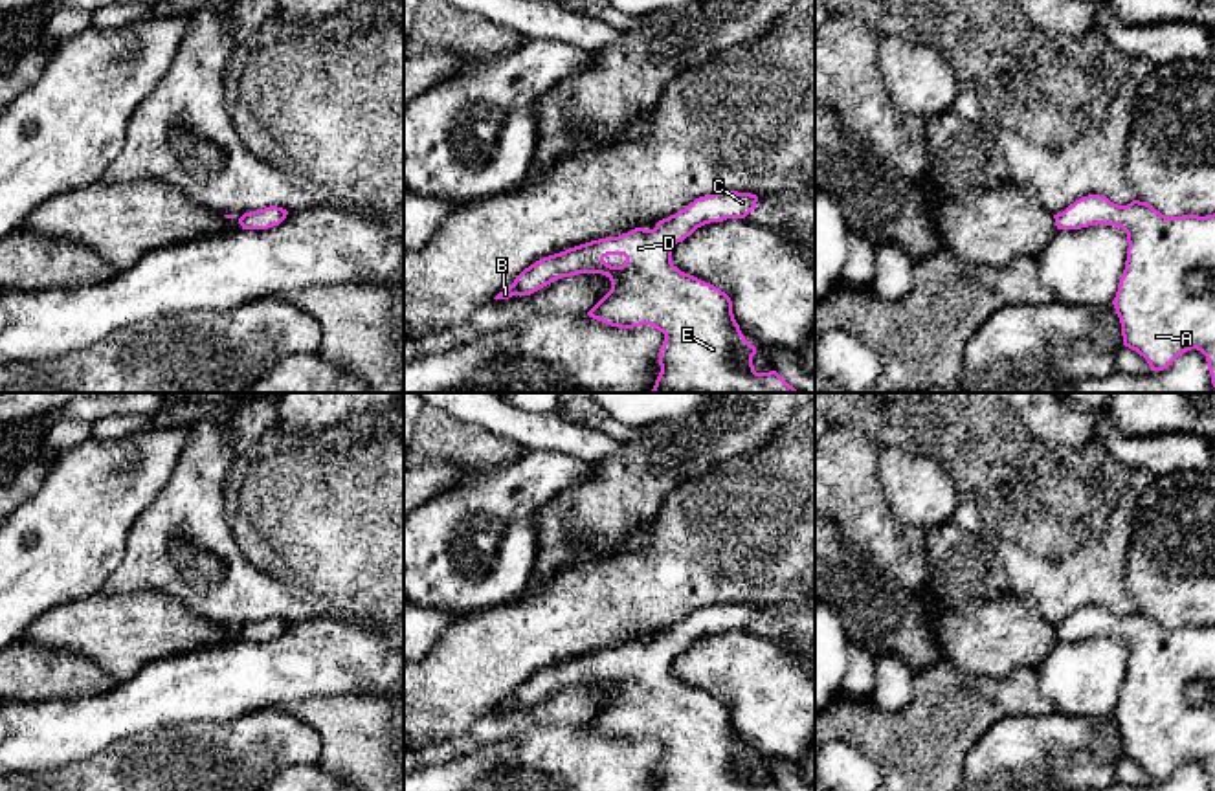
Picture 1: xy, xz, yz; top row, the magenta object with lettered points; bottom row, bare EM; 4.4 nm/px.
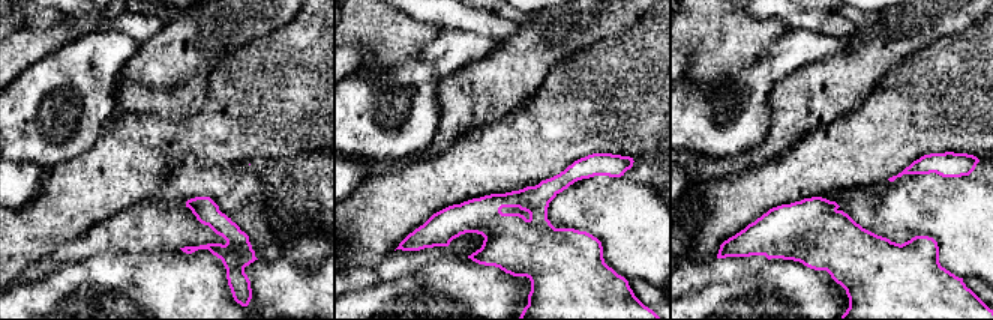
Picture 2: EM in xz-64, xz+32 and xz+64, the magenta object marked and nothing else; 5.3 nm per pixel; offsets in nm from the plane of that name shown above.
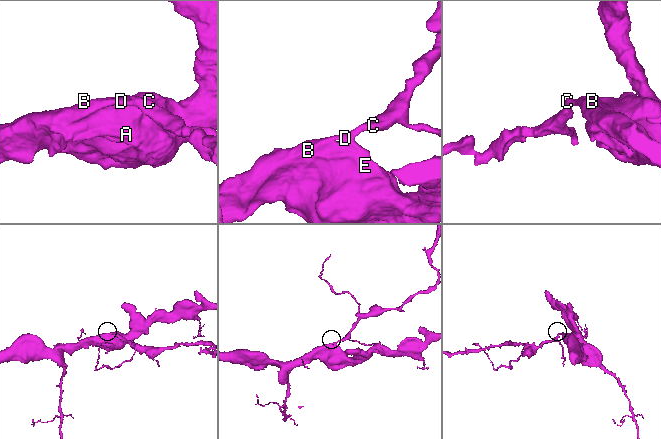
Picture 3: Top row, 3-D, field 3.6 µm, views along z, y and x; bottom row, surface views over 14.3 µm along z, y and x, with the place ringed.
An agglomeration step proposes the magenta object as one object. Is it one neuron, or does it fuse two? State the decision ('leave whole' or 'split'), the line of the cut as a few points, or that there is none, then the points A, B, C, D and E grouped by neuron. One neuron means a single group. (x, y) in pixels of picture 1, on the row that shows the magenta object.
leave whole; cut none; groups A B C D E

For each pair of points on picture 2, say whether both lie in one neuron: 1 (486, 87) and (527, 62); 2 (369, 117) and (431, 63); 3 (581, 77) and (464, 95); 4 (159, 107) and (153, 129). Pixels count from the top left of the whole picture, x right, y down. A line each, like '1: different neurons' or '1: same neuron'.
1: same neuron
2: same neuron
3: different neurons
4: different neurons

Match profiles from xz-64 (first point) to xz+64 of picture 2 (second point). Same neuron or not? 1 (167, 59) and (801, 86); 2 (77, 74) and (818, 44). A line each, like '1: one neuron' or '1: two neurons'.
1: one neuron
2: one neuron

